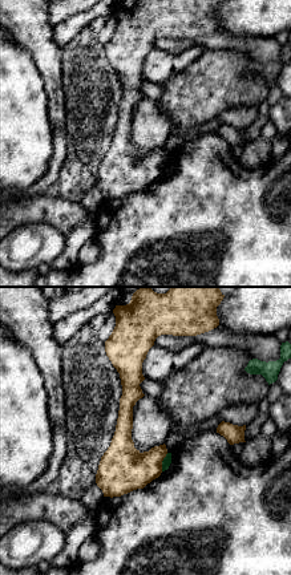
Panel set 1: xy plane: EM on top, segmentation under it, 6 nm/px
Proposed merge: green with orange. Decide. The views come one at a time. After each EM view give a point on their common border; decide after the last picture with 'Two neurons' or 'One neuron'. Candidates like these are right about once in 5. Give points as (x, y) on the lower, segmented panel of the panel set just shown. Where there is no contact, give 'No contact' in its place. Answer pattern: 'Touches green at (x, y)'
Touches green at (162, 462)

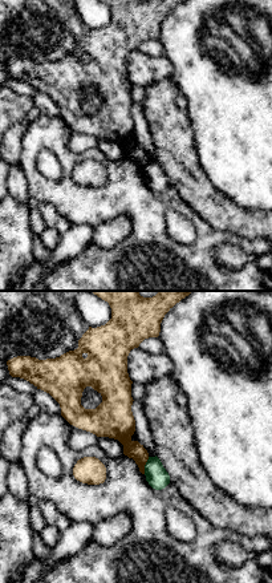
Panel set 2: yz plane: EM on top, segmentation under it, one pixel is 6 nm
Touches green at (145, 465)

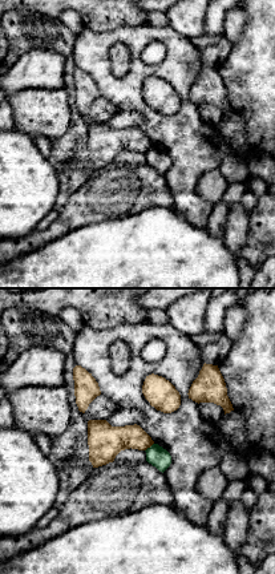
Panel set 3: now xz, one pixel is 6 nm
Touches green at (150, 447)

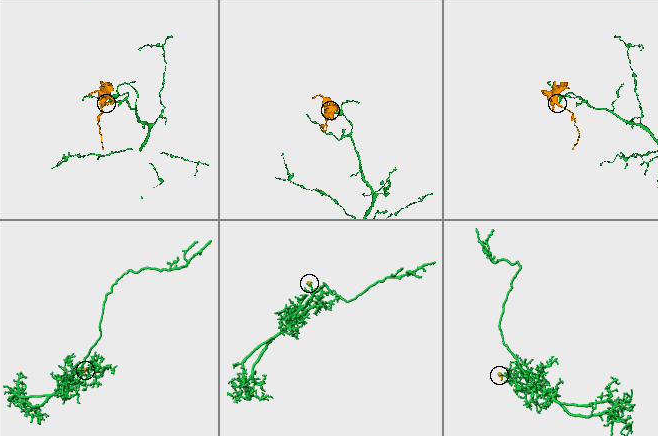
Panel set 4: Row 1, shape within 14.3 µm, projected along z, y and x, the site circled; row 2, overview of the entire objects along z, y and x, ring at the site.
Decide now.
Two neurons

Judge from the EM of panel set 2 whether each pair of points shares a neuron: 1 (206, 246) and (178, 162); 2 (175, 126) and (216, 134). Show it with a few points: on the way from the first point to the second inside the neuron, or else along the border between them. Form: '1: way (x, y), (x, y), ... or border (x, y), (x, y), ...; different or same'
1: border (174, 187), (195, 211), (219, 230); different
2: border (185, 112), (199, 160); different

